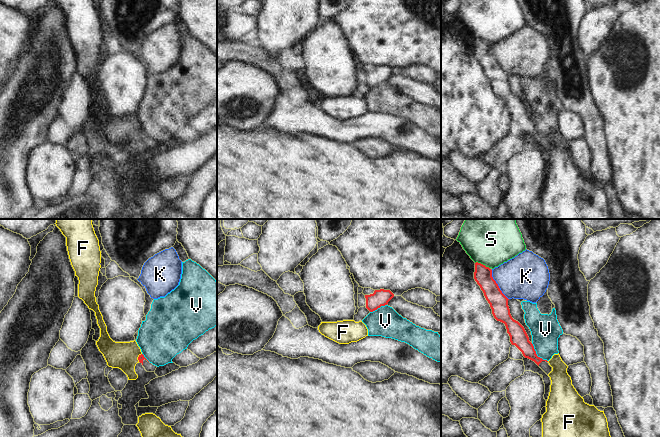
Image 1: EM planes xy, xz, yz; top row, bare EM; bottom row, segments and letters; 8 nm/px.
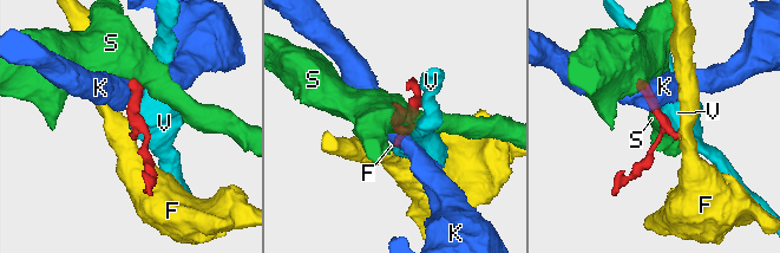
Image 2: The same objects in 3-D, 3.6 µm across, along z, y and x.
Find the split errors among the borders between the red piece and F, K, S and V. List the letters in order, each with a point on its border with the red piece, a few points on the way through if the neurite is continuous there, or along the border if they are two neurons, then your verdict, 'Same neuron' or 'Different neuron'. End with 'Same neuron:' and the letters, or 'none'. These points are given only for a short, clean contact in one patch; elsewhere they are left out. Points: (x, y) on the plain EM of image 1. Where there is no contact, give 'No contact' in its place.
F: Touches red at xy (138, 133). Boundary: xy (141, 129), (138, 137). Different neuron
K: Touches red at yz (497, 61). Boundary: yz (491, 46), (491, 52), (508, 75). Different neuron
S: Touches red at yz (482, 40). Boundary: yz (475, 38), (480, 38), (489, 44). Different neuron
V: Touches red at yz (536, 130). Boundary: yz (531, 119), (535, 129), (547, 137). Different neuron
Same neuron: none

